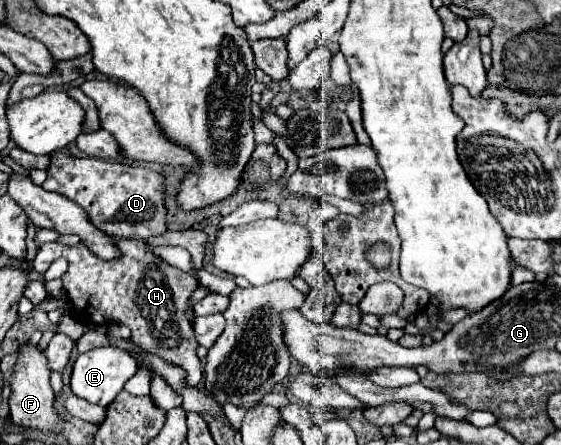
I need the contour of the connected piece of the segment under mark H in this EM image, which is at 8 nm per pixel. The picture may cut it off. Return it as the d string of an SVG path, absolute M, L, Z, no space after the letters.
M166 231L164 235L152 237L148 241L136 239L114 239L122 249L120 261L102 261L90 253L84 245L58 245L44 243L32 263L32 269L44 273L50 263L58 257L68 259L68 271L62 275L64 289L76 311L84 313L92 305L92 319L96 325L104 323L124 323L132 329L132 341L146 353L158 355L162 361L178 365L188 371L186 385L196 387L202 379L200 359L196 355L196 339L192 325L186 319L186 305L192 291L198 287L198 279L190 273L170 267L152 253L156 245L182 245L190 251L196 269L202 269L204 245L208 241L202 231Z

